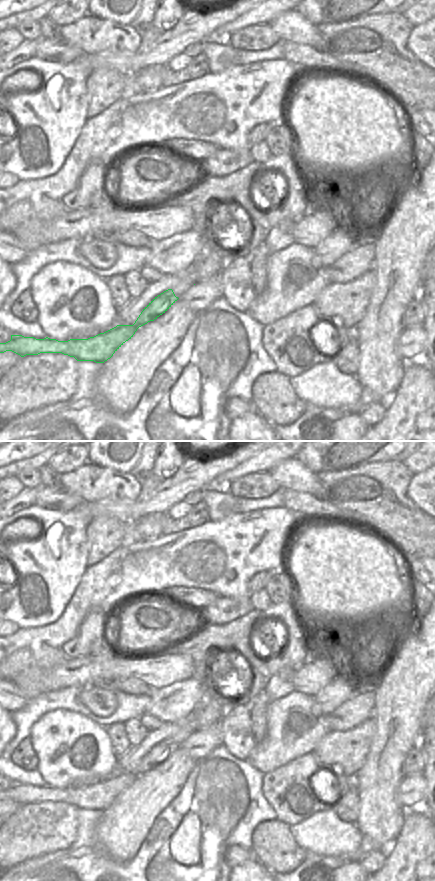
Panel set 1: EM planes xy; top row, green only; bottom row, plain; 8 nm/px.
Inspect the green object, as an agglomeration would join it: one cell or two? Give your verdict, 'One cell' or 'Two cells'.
Two cells.

